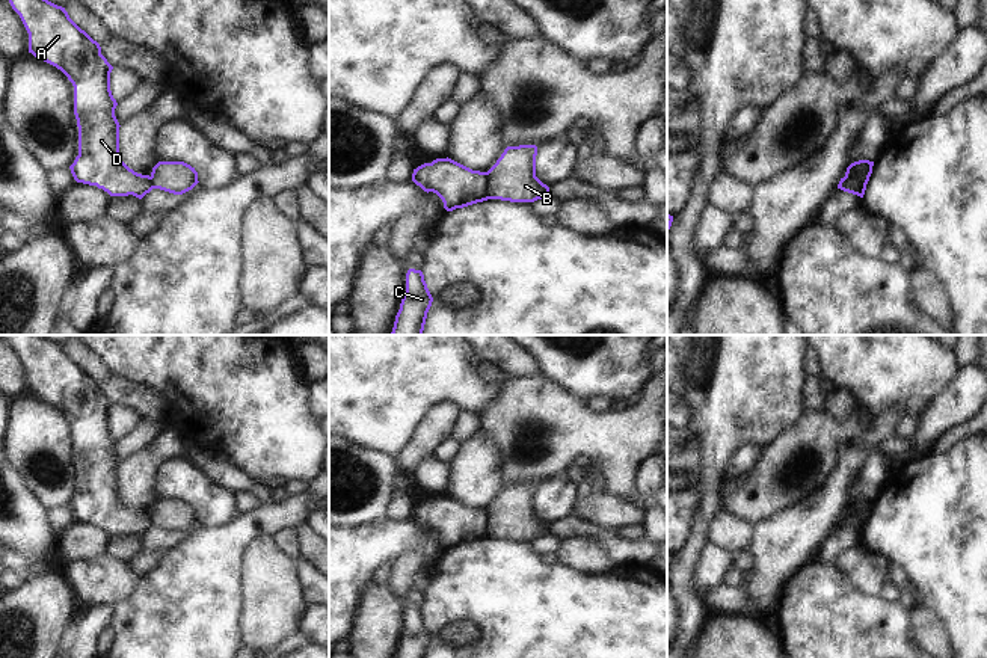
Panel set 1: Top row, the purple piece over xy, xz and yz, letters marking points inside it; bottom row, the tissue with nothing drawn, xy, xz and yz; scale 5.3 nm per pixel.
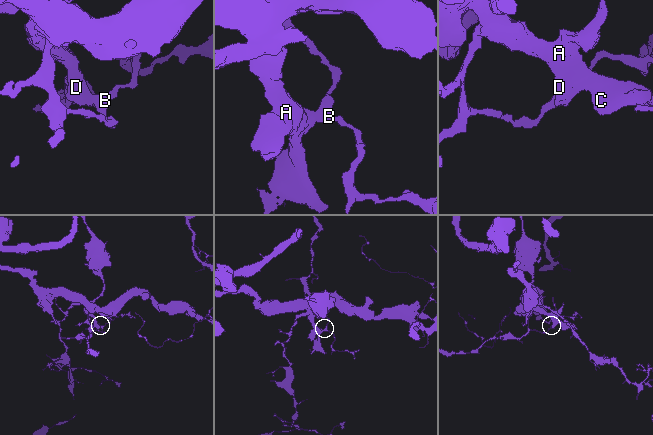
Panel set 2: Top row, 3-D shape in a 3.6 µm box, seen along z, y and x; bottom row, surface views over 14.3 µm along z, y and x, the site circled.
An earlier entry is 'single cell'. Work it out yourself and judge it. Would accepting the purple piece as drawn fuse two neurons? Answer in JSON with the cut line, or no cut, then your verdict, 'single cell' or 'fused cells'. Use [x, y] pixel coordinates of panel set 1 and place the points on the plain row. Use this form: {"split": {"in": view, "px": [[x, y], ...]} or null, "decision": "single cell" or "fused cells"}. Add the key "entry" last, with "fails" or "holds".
{"split": {"in": "xz", "px": [[486, 510], [489, 513], [489, 536]]}, "decision": "fused cells", "entry": "fails"}

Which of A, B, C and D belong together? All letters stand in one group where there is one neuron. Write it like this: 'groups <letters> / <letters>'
groups A C D / B

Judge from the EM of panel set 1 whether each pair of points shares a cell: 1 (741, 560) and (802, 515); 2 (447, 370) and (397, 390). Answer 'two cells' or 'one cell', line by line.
1: two cells
2: one cell

